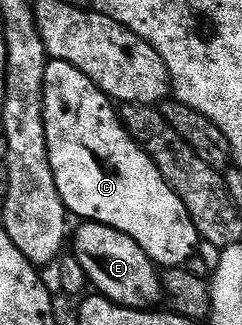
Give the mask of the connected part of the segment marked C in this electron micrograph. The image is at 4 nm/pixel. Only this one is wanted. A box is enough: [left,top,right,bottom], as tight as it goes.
[44,59,202,268]

